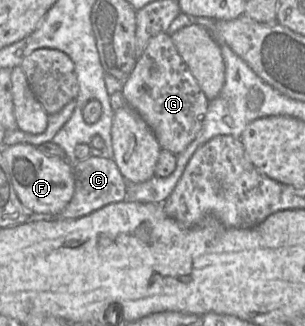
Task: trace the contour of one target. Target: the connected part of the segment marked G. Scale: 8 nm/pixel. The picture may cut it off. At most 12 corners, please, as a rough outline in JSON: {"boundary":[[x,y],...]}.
{"boundary":[[167,33],[122,84],[126,104],[177,156],[209,100]]}

